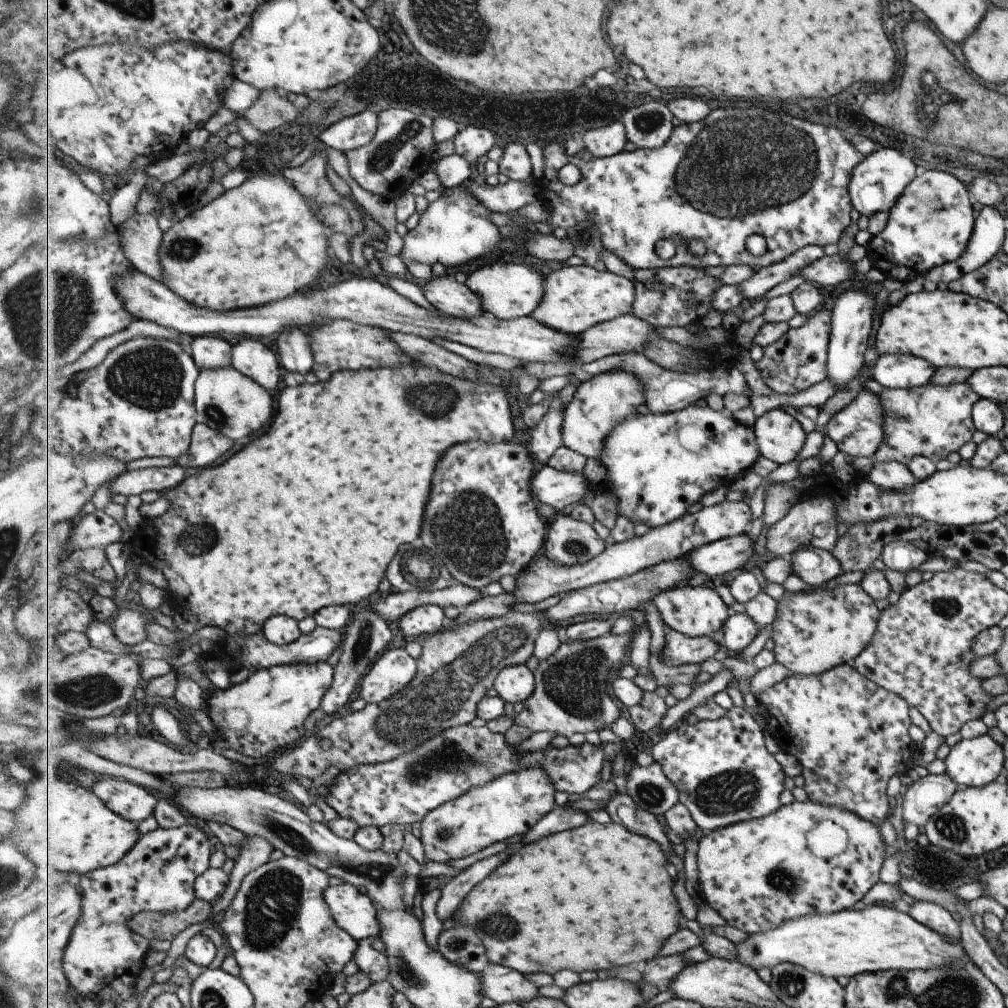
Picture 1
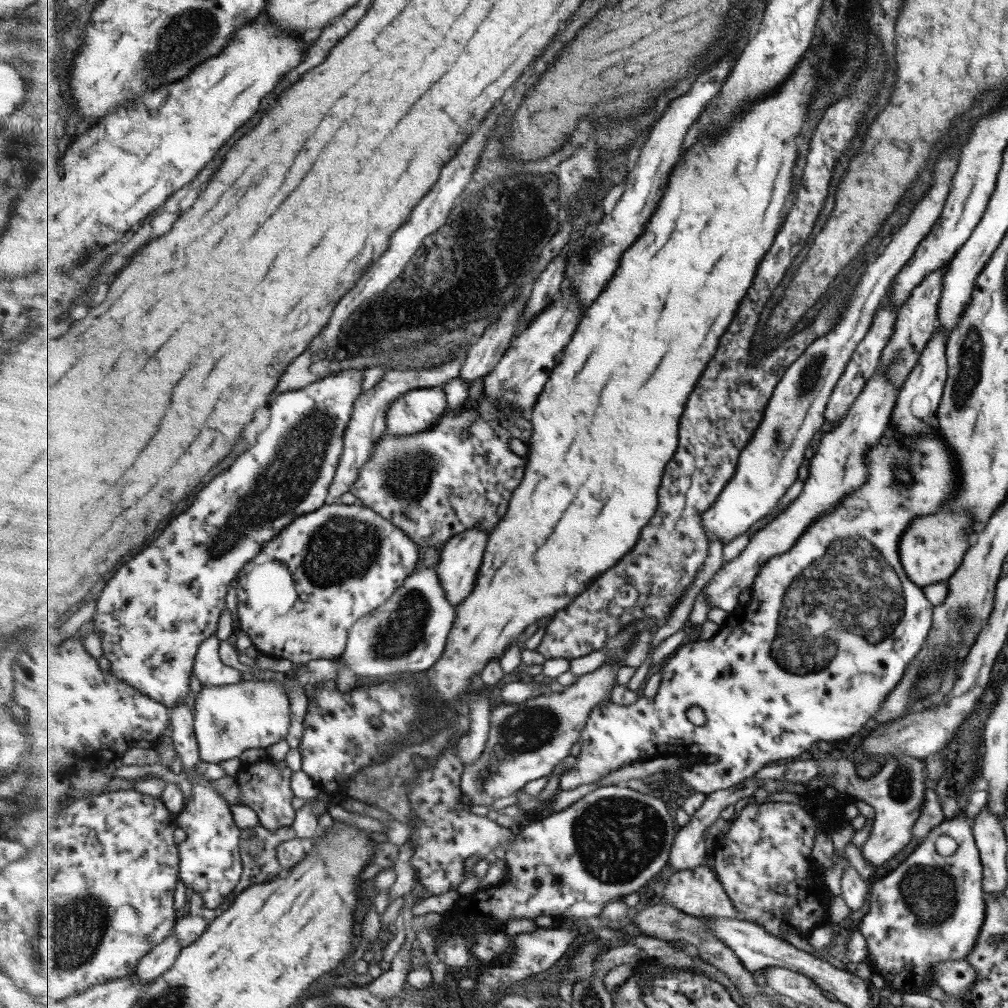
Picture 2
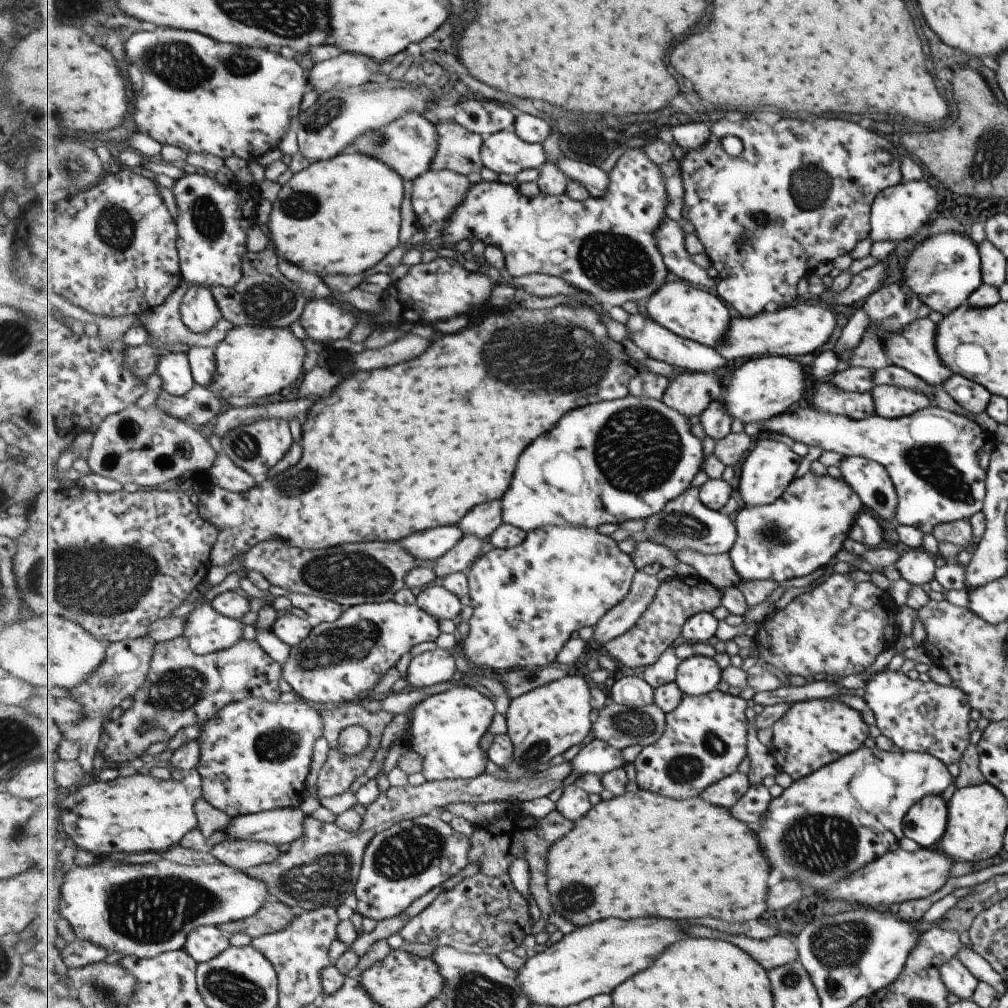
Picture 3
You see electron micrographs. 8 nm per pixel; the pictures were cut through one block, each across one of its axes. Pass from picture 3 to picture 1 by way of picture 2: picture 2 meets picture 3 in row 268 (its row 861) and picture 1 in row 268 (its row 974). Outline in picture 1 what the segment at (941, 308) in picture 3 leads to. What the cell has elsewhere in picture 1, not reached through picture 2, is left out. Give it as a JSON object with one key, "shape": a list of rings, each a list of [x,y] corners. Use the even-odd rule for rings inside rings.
{"shape":[[[925,170],[924,173],[918,174],[914,181],[910,182],[902,197],[889,211],[886,228],[870,239],[870,243],[865,247],[866,256],[873,262],[873,266],[883,270],[887,278],[908,283],[918,276],[925,276],[929,270],[956,260],[966,250],[976,218],[972,202],[968,186],[960,182],[958,178],[946,172],[940,172],[940,170]]]}

